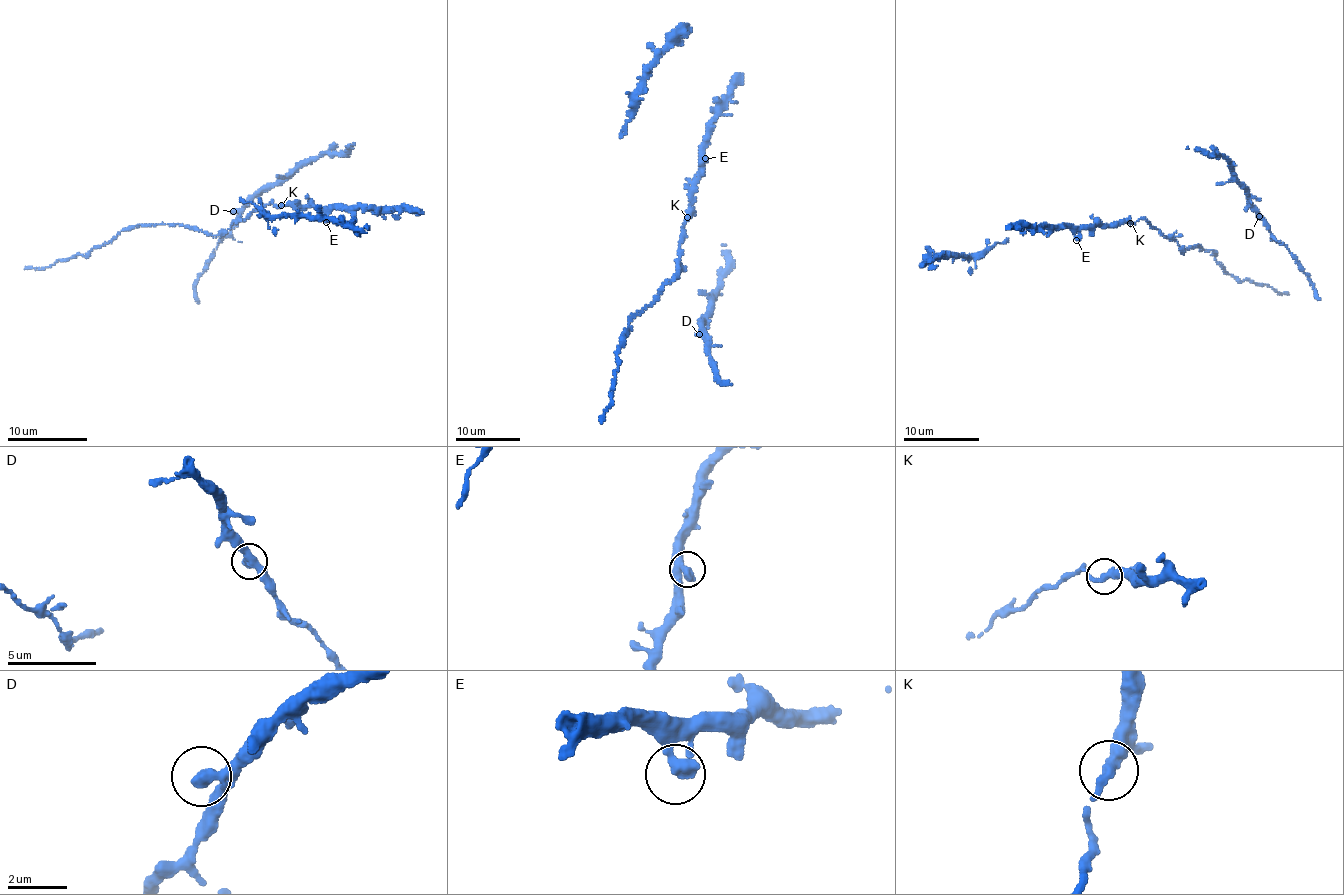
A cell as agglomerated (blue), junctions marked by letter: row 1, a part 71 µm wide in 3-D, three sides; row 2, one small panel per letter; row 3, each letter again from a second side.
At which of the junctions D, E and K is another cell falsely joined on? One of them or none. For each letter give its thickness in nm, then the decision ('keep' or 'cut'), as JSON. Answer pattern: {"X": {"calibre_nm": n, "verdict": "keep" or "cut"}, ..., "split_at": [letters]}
{"D": {"calibre_nm": 440, "verdict": "keep"}, "E": {"calibre_nm": 480, "verdict": "keep"}, "K": {"calibre_nm": 550, "verdict": "cut"}, "split_at": ["K"]}

